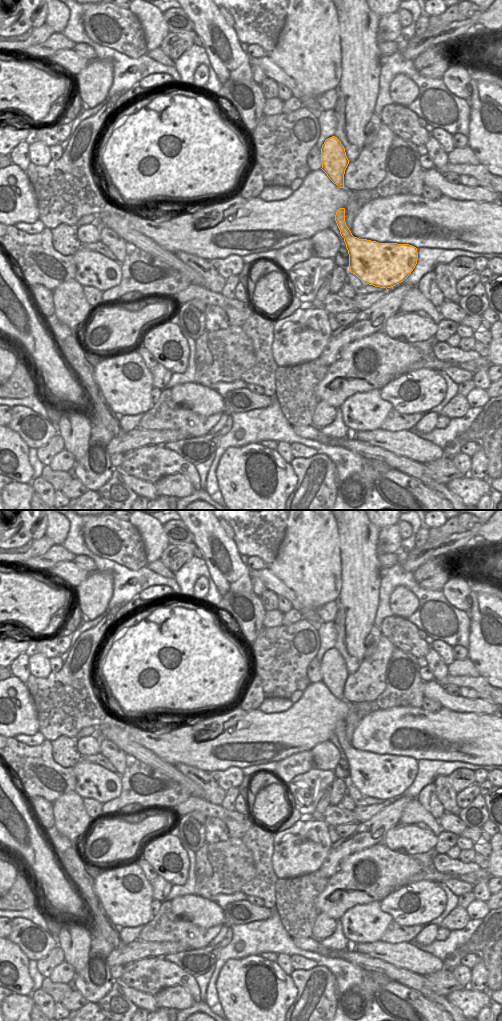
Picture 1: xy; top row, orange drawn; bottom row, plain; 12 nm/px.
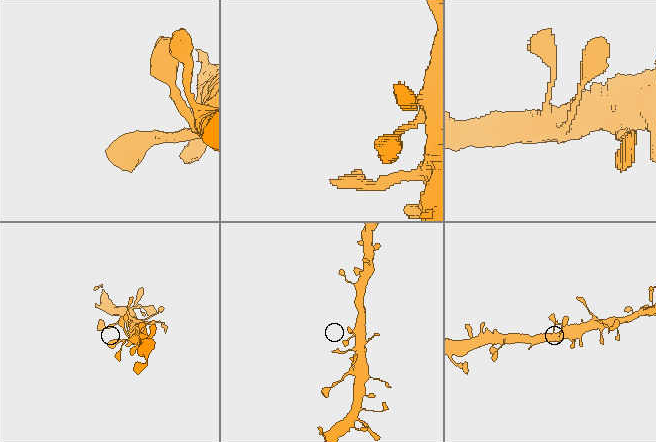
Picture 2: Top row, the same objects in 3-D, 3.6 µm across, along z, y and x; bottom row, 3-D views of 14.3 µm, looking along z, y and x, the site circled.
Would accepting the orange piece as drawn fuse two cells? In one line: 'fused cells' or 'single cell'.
single cell

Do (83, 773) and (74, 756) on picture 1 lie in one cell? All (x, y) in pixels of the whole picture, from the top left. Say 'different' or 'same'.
different

